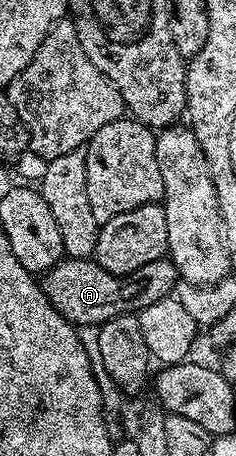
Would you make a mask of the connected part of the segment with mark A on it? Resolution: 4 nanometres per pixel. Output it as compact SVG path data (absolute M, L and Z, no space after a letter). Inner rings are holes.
M169 256L152 259L152 263L144 263L144 267L128 275L112 275L93 259L66 257L45 273L40 284L52 307L56 307L56 311L60 311L71 325L97 327L113 317L138 315L152 303L169 298L175 292L178 280L178 270Z

